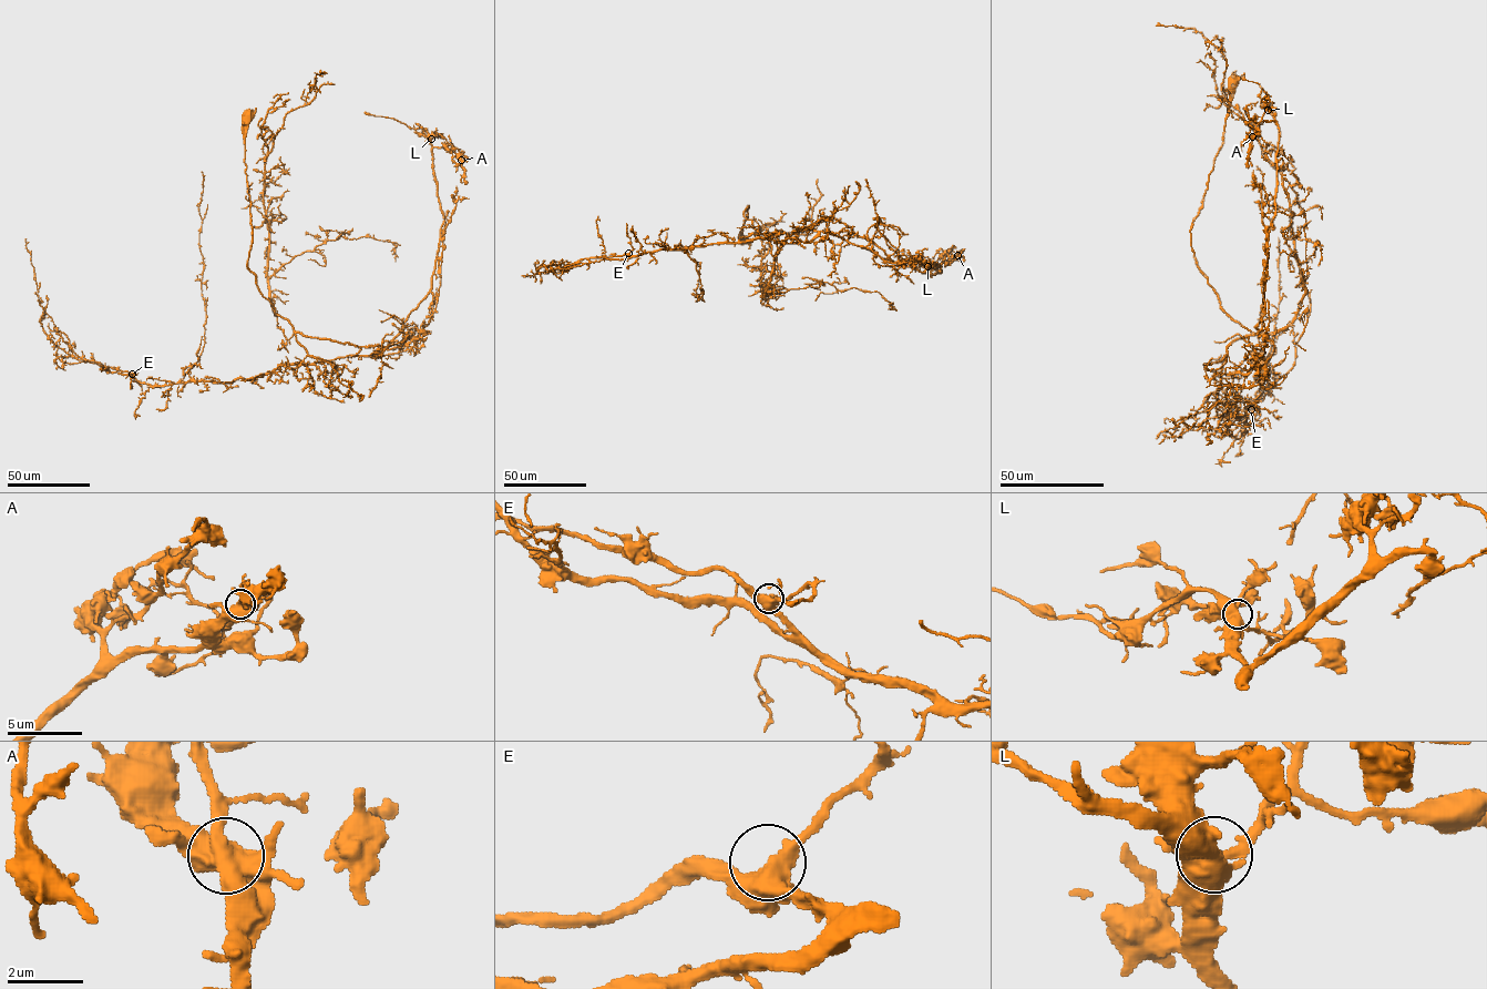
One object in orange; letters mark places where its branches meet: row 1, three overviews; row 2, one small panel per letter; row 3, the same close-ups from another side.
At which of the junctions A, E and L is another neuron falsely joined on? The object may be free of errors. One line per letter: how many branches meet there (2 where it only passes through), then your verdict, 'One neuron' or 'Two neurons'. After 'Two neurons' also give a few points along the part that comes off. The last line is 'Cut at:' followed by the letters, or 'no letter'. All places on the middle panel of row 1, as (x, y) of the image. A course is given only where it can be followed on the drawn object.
A: Branches: 4. Two neurons. Course of the part to remove: (957, 255), (955, 257), (941, 248), (932, 257)
E: Branches: 4. One neuron
L: Branches: 4. One neuron
Cut at: A

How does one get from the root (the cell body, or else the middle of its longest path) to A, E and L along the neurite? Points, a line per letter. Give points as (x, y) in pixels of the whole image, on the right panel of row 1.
A: (1233, 82), (1190, 230), (1253, 334), (1218, 374), (1264, 344), (1279, 126), (1252, 136)
E: (1233, 82), (1190, 237), (1221, 307), (1253, 334), (1227, 348), (1220, 385), (1238, 397), (1238, 420), (1251, 409)
L: (1233, 82), (1190, 230), (1221, 307), (1253, 334), (1205, 365), (1218, 374), (1247, 374), (1264, 344), (1268, 110)

